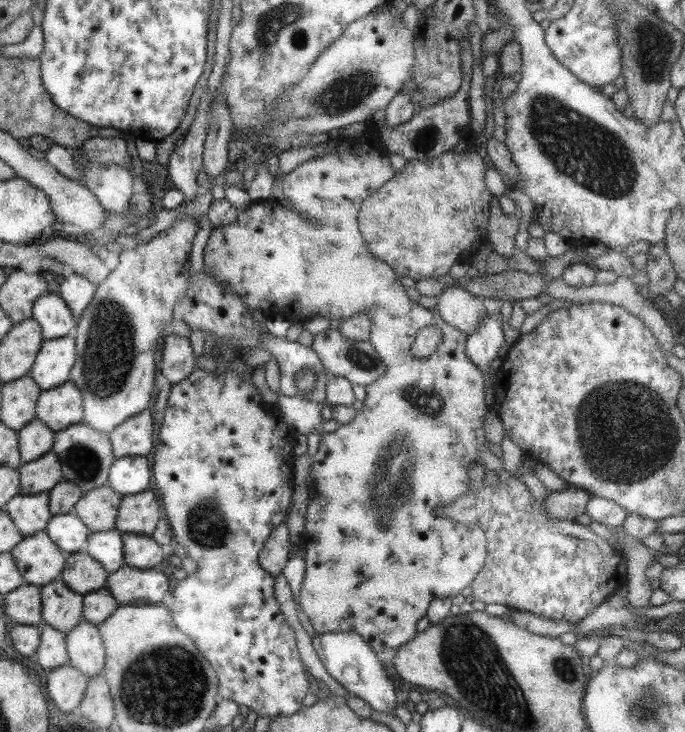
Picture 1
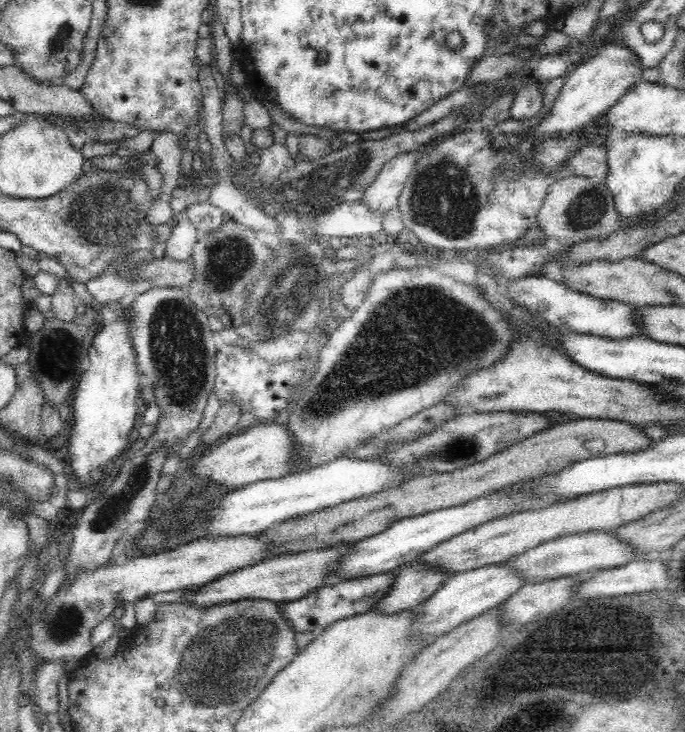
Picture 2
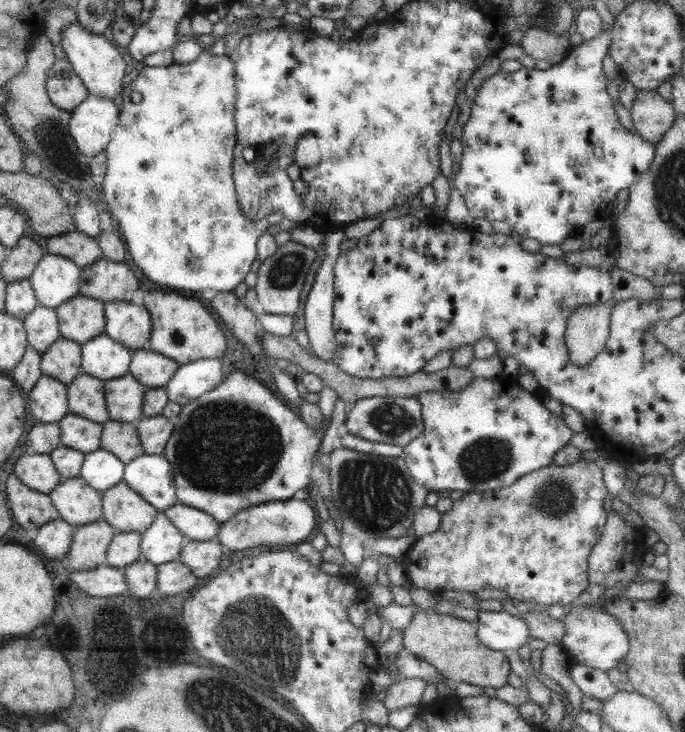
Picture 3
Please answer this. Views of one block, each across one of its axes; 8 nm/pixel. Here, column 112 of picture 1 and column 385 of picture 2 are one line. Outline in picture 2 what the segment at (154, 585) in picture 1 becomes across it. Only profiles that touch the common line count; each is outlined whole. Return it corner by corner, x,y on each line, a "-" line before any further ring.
390,570
353,580
336,580
336,582
312,591
304,598
282,604
283,615
288,618
288,622
293,626
295,632
308,632
316,630
316,628
326,629
333,622
375,608
376,603
390,592
396,577
396,573

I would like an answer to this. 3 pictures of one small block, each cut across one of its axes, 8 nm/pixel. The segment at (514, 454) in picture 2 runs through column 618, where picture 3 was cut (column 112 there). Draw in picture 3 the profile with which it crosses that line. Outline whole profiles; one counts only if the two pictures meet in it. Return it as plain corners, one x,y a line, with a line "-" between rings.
107,421
102,424
99,446
125,465
144,453
136,427
132,423

